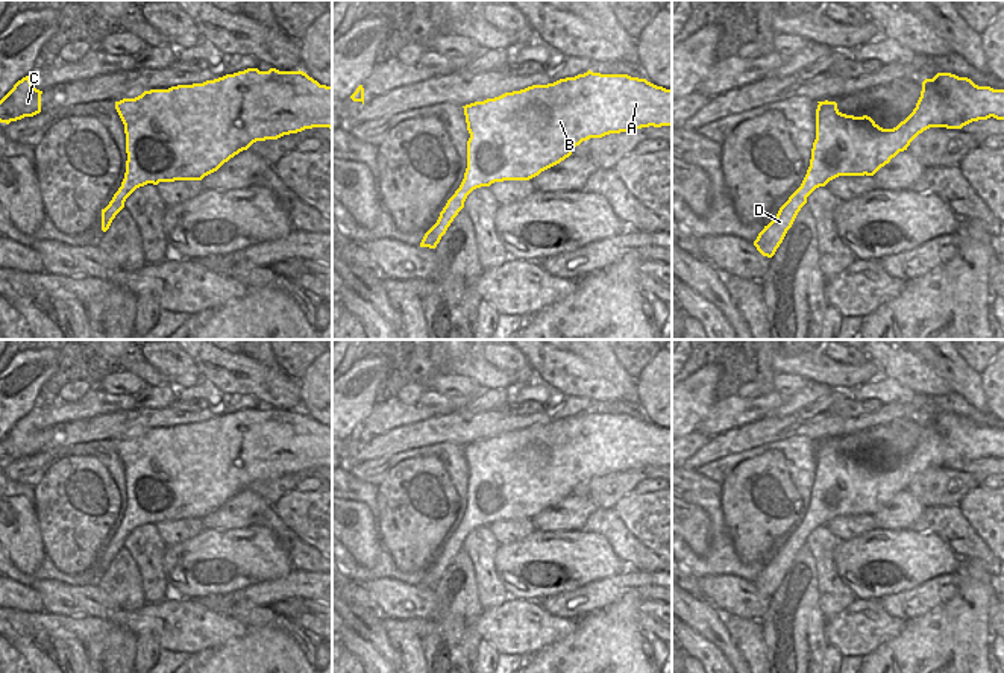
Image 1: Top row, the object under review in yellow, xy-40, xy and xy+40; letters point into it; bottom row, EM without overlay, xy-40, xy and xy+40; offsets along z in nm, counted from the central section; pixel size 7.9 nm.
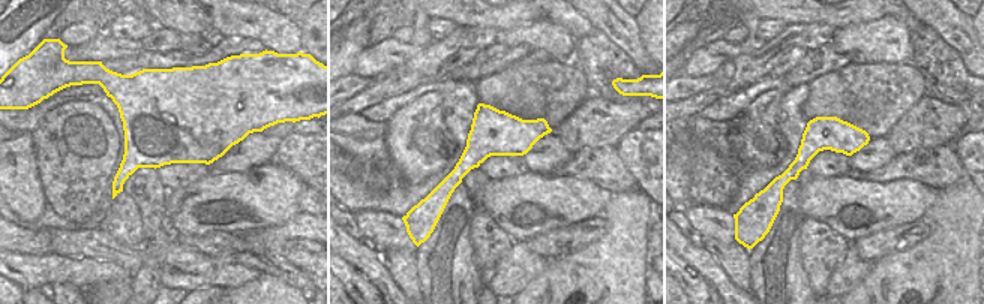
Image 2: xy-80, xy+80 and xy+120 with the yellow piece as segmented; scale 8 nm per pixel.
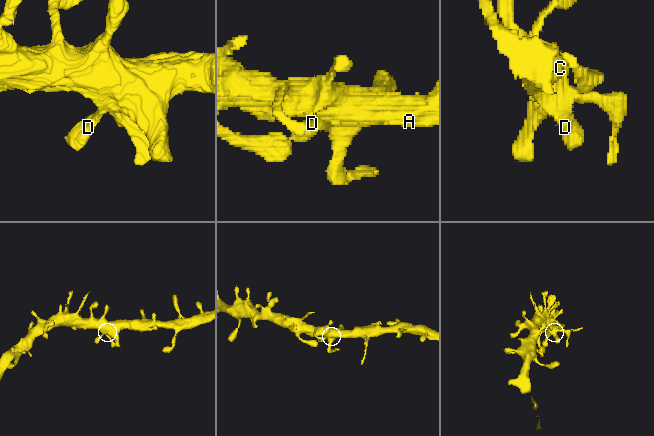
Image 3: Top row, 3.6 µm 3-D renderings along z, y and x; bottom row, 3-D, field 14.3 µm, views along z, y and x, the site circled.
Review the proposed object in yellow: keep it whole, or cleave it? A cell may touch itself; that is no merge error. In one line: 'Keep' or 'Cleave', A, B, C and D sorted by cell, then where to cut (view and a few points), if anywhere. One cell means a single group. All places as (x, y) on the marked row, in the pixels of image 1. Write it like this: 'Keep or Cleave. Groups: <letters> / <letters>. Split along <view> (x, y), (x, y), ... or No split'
Keep. Groups: A B C D. No split.

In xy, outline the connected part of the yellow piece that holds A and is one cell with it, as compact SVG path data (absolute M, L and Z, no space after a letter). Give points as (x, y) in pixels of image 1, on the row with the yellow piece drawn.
M590 70L463 108L470 133L464 179L420 247L437 247L476 188L529 180L590 138L672 126L672 89Z

